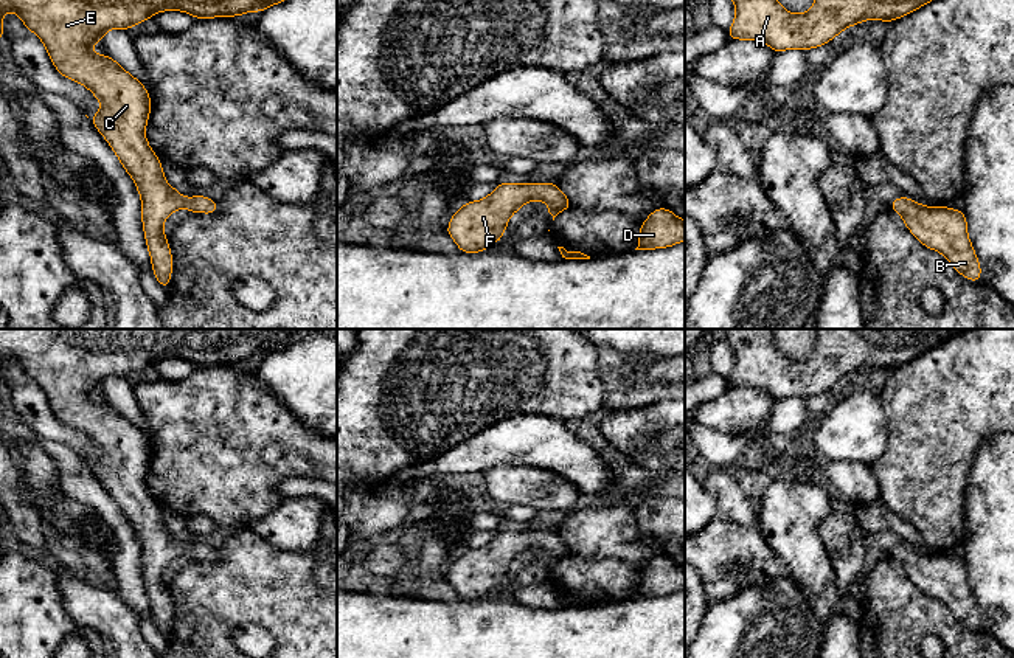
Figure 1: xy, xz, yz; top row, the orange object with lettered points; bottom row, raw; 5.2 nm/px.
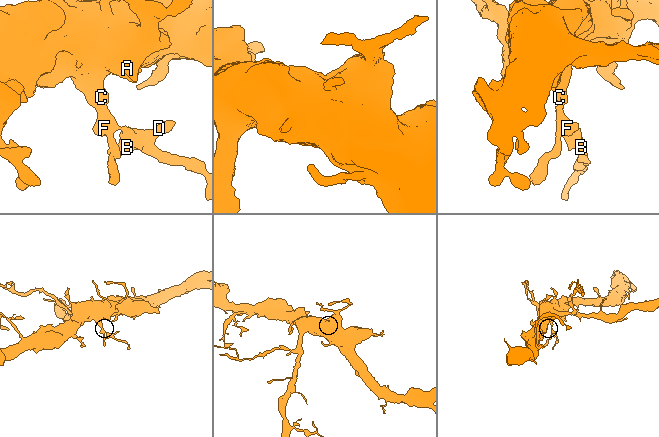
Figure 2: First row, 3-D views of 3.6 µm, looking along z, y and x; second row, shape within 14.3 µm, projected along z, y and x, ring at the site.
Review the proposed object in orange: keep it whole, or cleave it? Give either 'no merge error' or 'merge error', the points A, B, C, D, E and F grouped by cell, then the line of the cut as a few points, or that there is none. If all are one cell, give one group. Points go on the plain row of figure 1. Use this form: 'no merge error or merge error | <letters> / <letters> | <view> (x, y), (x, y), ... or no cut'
no merge error | A B C D E F | no cut

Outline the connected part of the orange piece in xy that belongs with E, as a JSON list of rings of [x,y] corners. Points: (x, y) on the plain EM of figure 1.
[[[0,329],[0,385],[6,382],[2,365],[6,358],[12,358],[42,388],[54,416],[64,425],[87,435],[101,450],[101,458],[93,466],[89,466],[89,469],[106,486],[138,537],[141,546],[141,570],[152,610],[152,621],[165,638],[169,635],[172,621],[172,601],[168,584],[163,582],[165,568],[180,556],[186,556],[189,560],[216,562],[219,557],[217,548],[202,542],[183,545],[179,537],[168,532],[161,509],[151,497],[144,483],[151,462],[151,441],[109,402],[93,402],[92,394],[96,388],[104,390],[109,377],[118,376],[129,379],[132,372],[140,372],[161,358],[182,358],[194,366],[236,365],[253,357],[261,362],[267,355],[290,346],[304,332],[306,329]]]

